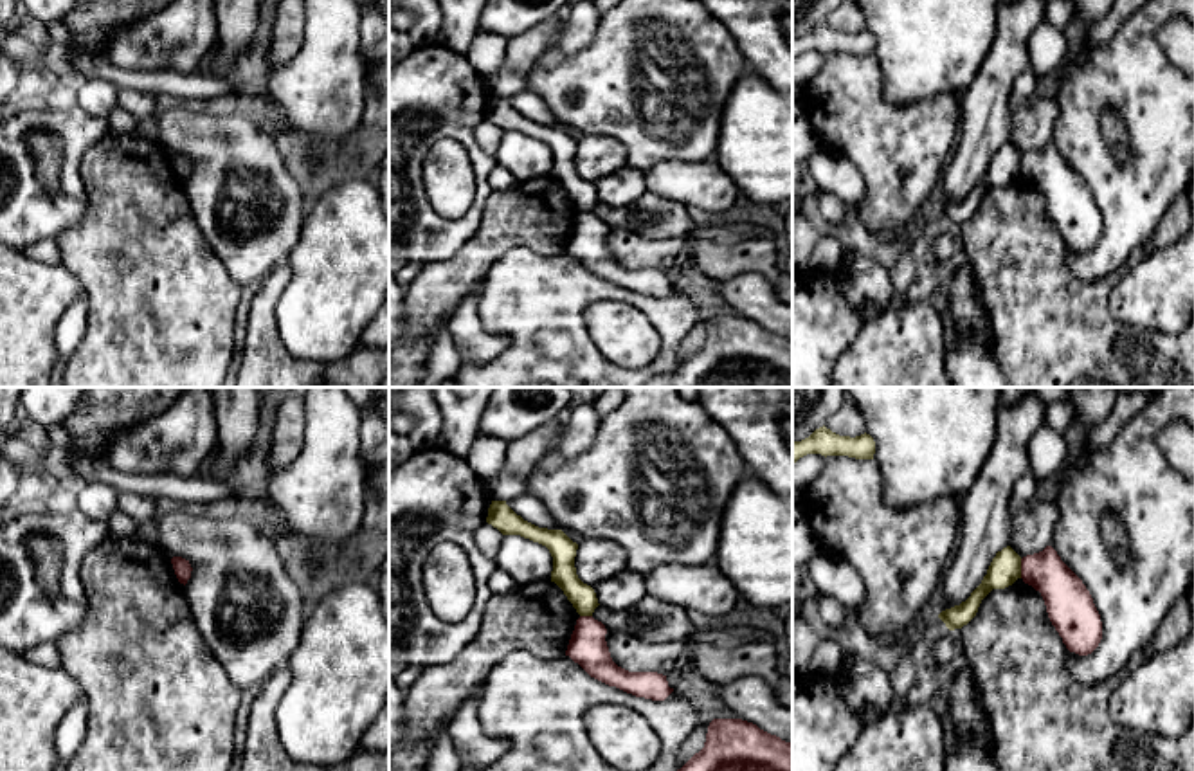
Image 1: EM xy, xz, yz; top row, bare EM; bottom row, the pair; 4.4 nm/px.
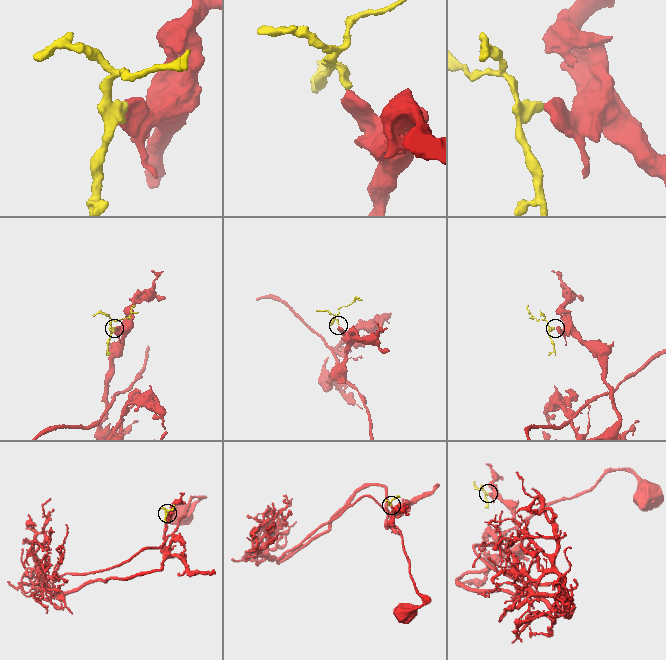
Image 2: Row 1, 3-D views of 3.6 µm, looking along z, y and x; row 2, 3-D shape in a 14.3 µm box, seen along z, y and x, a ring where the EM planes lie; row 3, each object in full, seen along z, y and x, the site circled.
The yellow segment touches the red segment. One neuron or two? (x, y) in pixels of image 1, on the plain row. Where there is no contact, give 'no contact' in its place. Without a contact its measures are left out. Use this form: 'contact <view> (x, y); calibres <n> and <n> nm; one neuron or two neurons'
contact yz (1020, 164); calibres 140 and 200 nm; two neurons

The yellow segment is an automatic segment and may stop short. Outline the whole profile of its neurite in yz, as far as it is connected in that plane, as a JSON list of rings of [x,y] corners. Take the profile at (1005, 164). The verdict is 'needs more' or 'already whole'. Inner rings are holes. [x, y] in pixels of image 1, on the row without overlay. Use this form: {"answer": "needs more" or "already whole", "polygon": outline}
{"answer": "already whole", "polygon": [[[1007,142],[996,150],[987,166],[987,171],[983,173],[981,180],[971,189],[971,193],[960,202],[942,207],[938,214],[949,227],[962,225],[976,213],[981,196],[992,186],[1005,186],[1018,175],[1021,175],[1021,153],[1010,142]]]}

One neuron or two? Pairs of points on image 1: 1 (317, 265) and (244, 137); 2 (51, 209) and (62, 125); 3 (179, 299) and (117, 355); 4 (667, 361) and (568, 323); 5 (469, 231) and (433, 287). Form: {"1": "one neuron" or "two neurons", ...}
{"1": "two neurons", "2": "one neuron", "3": "one neuron", "4": "one neuron", "5": "two neurons"}

